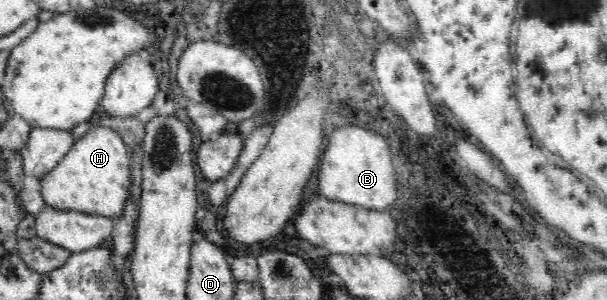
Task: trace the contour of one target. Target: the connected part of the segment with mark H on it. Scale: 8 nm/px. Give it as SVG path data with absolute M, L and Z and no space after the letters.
M92 126L86 134L77 137L71 150L57 163L57 166L40 179L41 188L45 201L44 206L52 206L56 210L73 210L91 215L113 218L115 224L121 216L125 200L127 200L129 186L132 183L132 170L130 154L121 136L115 130L107 126Z

